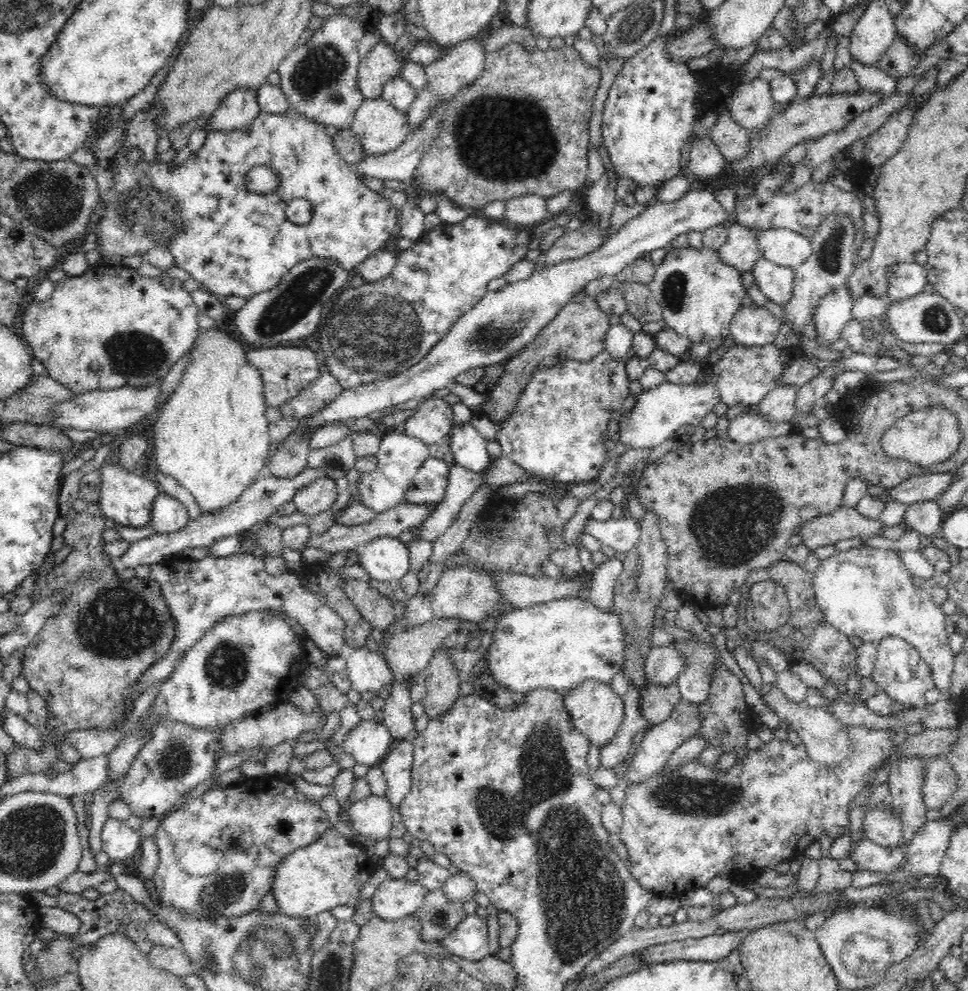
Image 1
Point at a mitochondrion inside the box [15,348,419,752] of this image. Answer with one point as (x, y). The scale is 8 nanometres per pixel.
(119, 621)

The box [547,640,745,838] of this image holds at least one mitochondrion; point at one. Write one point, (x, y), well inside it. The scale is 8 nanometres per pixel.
(699, 663)

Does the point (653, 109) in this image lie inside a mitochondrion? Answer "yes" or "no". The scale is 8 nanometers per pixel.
no

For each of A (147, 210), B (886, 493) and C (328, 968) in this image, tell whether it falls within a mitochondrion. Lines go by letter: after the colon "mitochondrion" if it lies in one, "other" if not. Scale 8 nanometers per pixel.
A: mitochondrion
B: other
C: mitochondrion

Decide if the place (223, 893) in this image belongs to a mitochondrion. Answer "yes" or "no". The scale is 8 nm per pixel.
yes

